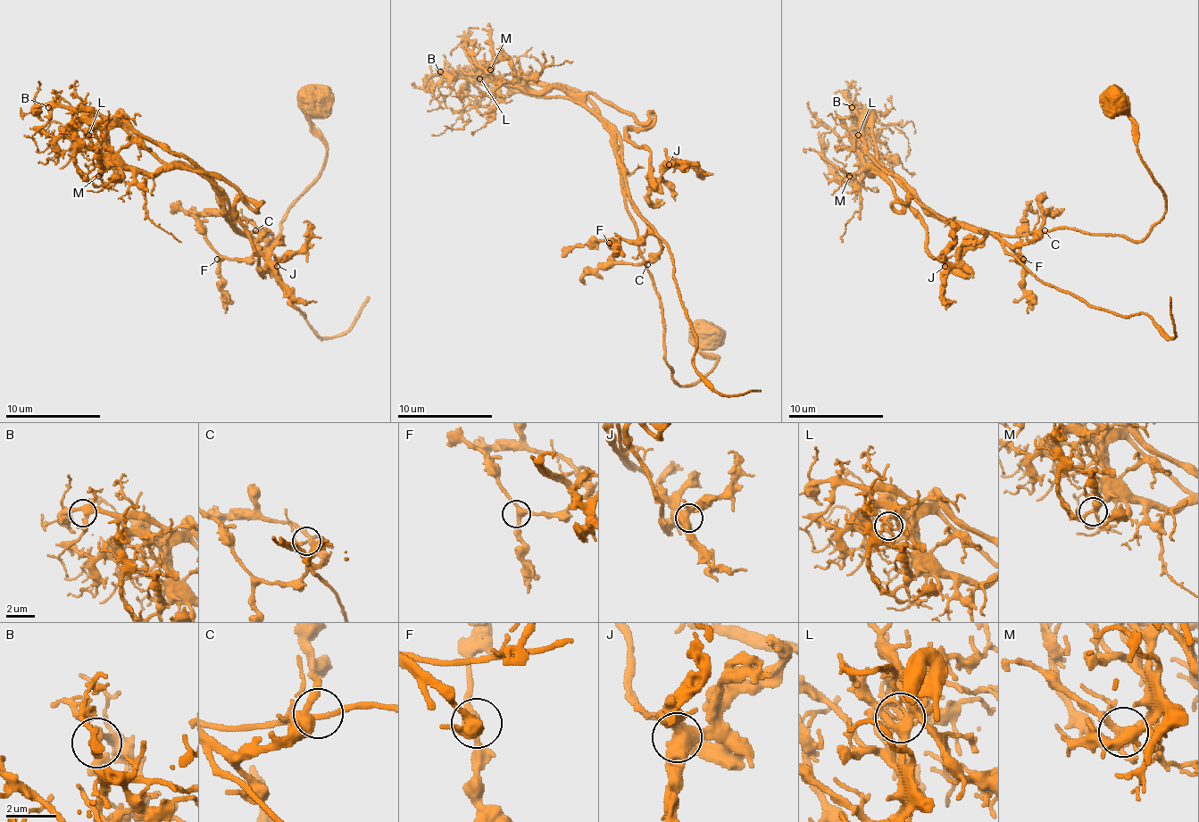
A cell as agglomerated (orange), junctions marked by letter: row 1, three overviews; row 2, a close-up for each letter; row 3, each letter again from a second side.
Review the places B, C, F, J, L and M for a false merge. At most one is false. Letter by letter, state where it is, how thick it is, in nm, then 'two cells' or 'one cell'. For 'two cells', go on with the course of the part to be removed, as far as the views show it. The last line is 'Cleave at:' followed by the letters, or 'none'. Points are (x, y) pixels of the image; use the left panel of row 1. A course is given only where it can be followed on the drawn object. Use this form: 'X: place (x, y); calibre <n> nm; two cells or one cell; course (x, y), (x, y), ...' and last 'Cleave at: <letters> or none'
B: place (48, 107); calibre 320 nm; one cell
C: place (255, 230); calibre 200 nm; one cell
F: place (217, 259); calibre 320 nm; one cell
J: place (277, 266); calibre 500 nm; one cell
L: place (88, 135); calibre 170 nm; two cells; course (88, 136), (87, 147), (148, 173), (195, 169), (224, 195), (229, 216), (322, 337), (341, 336), (370, 297)
M: place (98, 176); calibre 280 nm; one cell
Cleave at: L

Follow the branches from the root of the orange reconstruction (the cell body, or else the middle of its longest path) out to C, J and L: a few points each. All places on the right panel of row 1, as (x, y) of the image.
C: (970, 228), (985, 228), (1002, 236), (1030, 236), (1044, 230)
J: (970, 228), (949, 226), (889, 173), (873, 169), (906, 200), (925, 228), (928, 252), (961, 269), (945, 266)
L: (970, 228), (949, 226), (889, 171), (870, 169), (870, 173), (853, 137), (859, 136)

